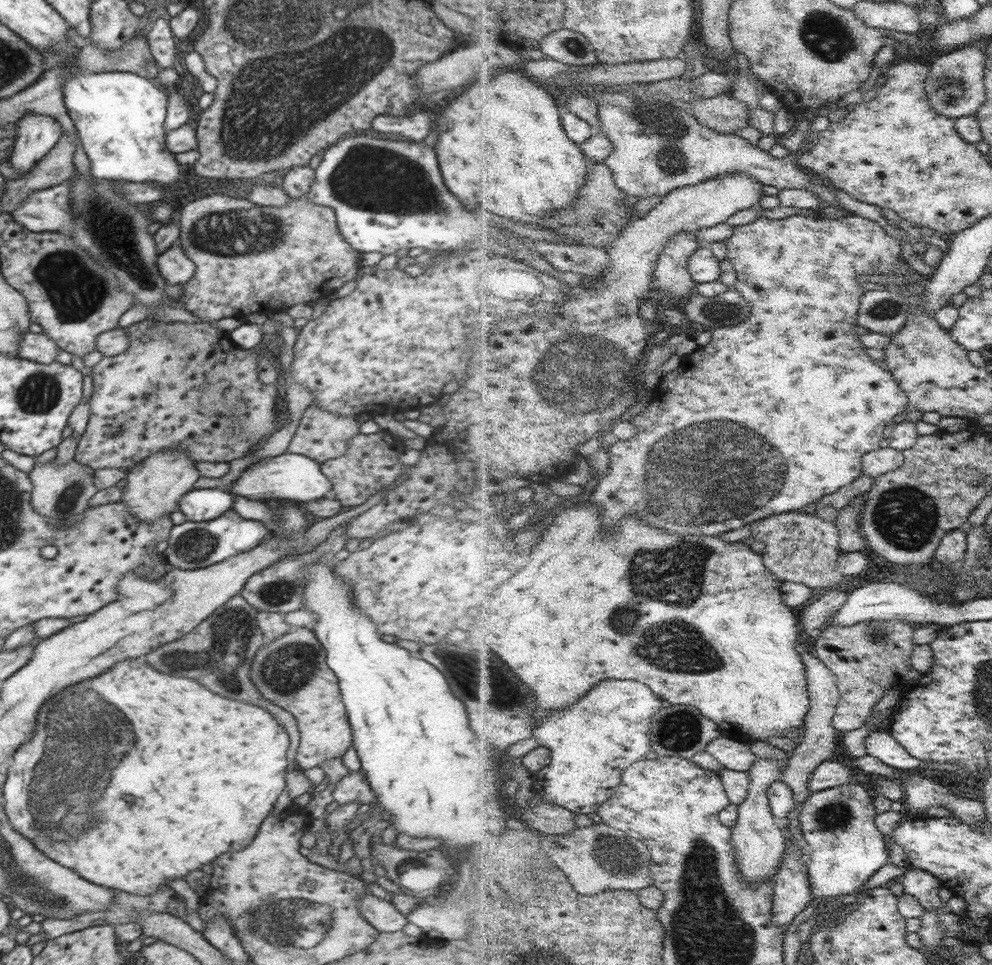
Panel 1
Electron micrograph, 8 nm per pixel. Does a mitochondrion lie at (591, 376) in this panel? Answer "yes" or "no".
yes

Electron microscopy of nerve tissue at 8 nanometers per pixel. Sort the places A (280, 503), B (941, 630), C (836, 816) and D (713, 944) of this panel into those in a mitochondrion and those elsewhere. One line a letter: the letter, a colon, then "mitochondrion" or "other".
A: other
B: other
C: mitochondrion
D: mitochondrion

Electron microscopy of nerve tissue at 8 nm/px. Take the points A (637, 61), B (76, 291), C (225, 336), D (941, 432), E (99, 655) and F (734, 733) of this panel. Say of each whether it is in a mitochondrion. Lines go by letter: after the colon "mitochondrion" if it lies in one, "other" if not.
A: other
B: mitochondrion
C: other
D: other
E: mitochondrion
F: other

